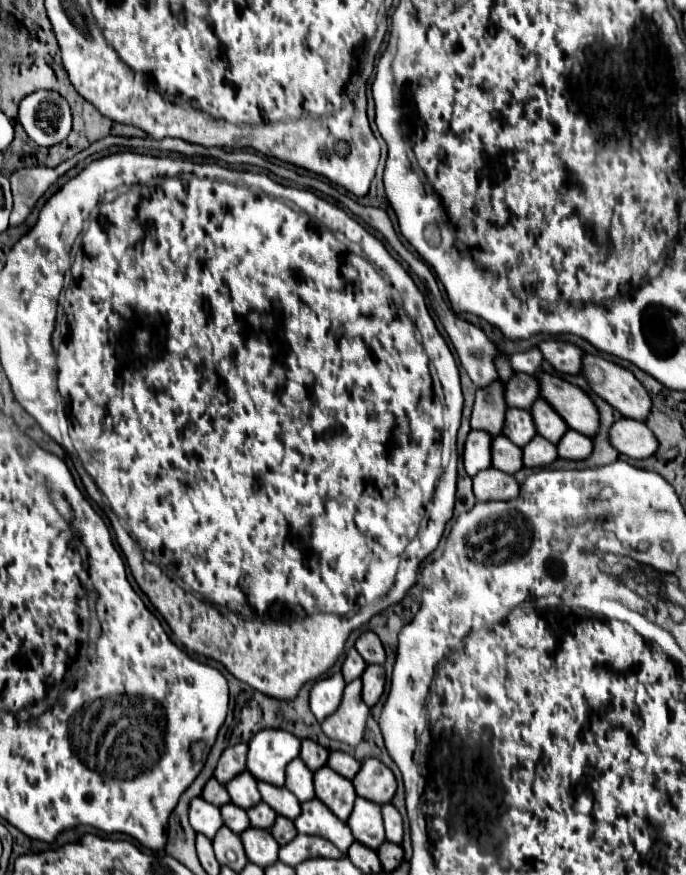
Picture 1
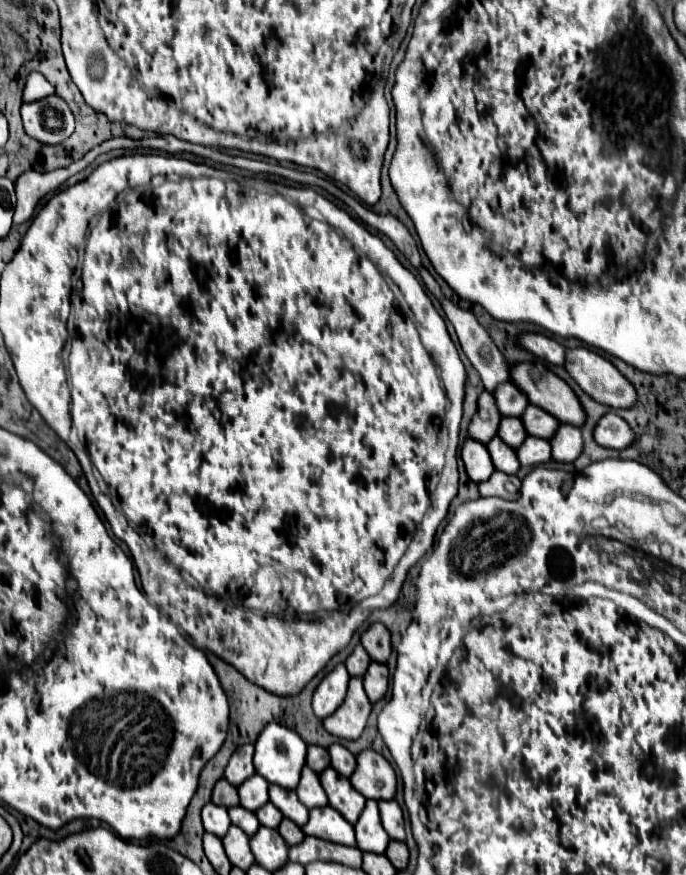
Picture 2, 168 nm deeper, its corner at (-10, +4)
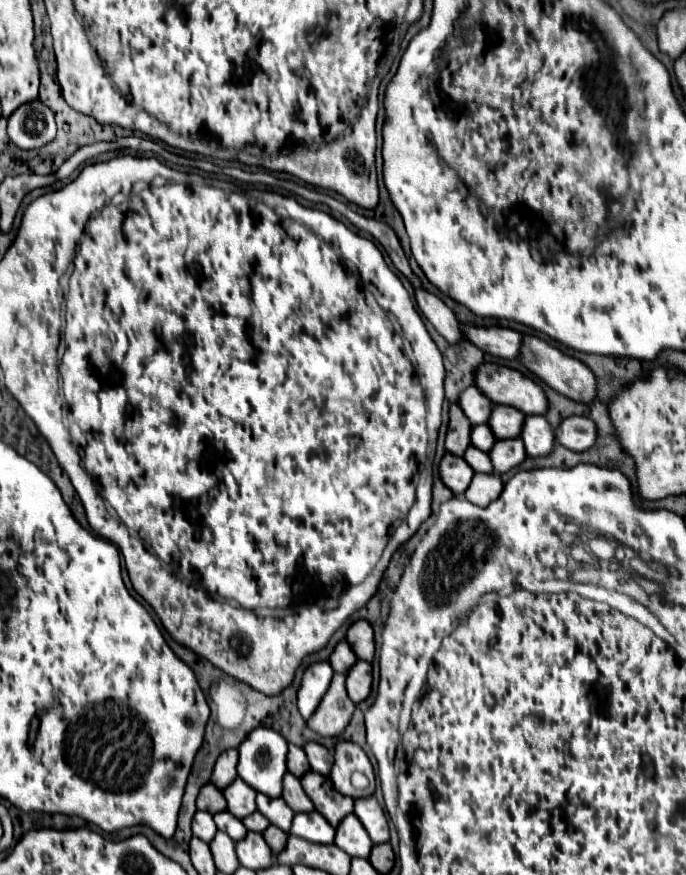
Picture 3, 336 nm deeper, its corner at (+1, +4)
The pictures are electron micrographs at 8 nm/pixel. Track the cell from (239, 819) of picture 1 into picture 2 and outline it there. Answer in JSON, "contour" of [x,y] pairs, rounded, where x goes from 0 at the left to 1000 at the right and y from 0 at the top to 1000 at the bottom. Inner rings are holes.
{"contour":[[[340,921],[340,923],[334,923],[334,935],[337,935],[337,939],[343,942],[343,944],[348,944],[357,953],[363,953],[363,955],[369,955],[372,951],[375,951],[375,946],[378,946],[378,937],[372,935],[372,928],[366,928],[366,926],[357,926],[354,921]]]}

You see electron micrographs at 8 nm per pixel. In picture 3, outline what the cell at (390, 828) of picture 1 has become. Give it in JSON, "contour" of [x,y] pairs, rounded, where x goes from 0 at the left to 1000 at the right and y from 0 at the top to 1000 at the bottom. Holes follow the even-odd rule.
{"contour":[[[545,910],[516,914],[516,930],[528,939],[528,944],[534,946],[534,951],[545,965],[566,962],[566,958],[569,958],[566,937],[560,933],[557,921],[548,917]]]}

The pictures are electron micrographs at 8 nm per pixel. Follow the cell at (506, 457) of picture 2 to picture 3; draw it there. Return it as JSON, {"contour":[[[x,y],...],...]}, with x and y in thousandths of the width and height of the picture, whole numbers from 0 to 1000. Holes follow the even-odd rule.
{"contour":[[[682,510],[682,514],[673,519],[673,523],[679,526],[679,530],[691,537],[691,539],[717,539],[717,530],[708,517],[694,514],[691,510]]]}

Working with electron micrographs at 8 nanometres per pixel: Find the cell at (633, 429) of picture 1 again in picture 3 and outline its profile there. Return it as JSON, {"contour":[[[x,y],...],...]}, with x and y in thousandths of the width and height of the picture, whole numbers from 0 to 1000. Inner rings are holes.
{"contour":[[[828,475],[808,489],[808,501],[834,517],[851,517],[869,503],[869,487],[863,487],[863,480],[854,475]]]}

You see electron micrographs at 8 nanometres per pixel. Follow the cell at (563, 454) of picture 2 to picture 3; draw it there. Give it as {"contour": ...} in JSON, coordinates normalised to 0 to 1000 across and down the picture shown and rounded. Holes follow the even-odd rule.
{"contour":[[[767,475],[758,494],[770,521],[796,521],[808,512],[805,487],[793,475]]]}

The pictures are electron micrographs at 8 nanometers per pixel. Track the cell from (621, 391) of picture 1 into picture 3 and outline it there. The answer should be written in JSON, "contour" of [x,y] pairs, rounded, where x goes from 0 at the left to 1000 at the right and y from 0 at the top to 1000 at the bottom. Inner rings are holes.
{"contour":[[[761,384],[761,395],[758,395],[755,411],[776,427],[781,427],[793,439],[799,439],[805,446],[816,448],[825,455],[857,462],[869,453],[869,432],[866,432],[866,427],[857,421],[851,421],[851,416],[845,411],[819,405],[813,398],[808,398],[805,393],[787,389],[784,384]]]}

